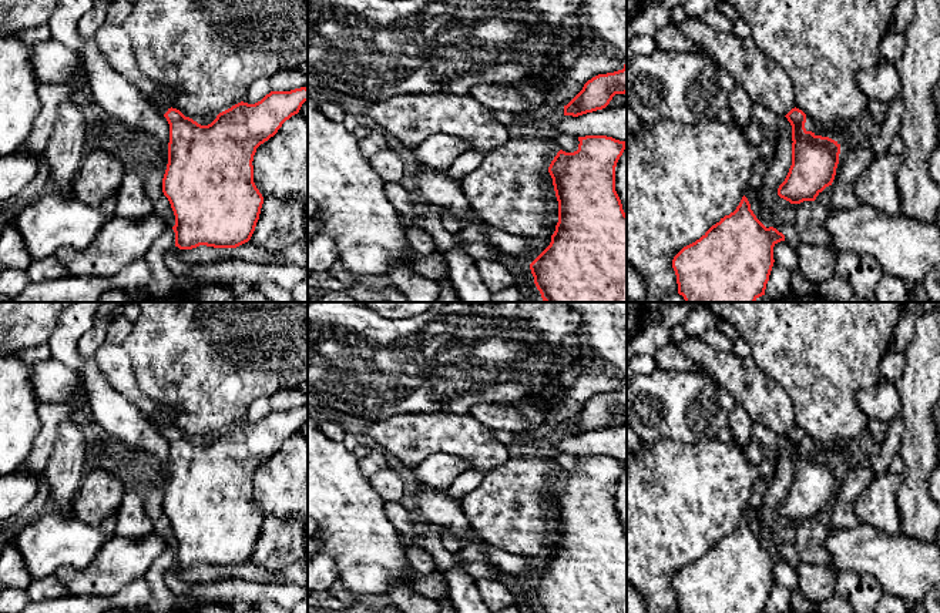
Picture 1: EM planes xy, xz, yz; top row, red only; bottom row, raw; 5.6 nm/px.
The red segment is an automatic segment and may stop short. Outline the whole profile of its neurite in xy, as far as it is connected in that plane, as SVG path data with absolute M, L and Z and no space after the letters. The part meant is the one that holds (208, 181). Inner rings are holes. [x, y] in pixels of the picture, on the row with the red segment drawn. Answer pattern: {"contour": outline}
{"contour": "M308 88L271 91L255 104L241 101L219 113L208 125L198 124L177 108L167 108L150 97L145 98L157 107L169 124L168 164L162 178L162 192L175 215L175 225L172 227L175 247L179 249L192 249L199 245L236 248L248 242L255 231L263 204L263 197L254 182L254 155L256 148L273 137L286 120L299 113L302 104L308 101Z"}

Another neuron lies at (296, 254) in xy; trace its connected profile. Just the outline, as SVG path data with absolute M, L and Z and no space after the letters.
M299 239L279 252L269 252L255 247L251 241L236 247L236 248L214 248L207 245L199 245L192 249L179 249L172 247L181 261L192 265L214 264L231 258L238 258L249 262L256 262L261 265L276 265L276 264L291 264L298 265L308 271L308 244L305 239Z

